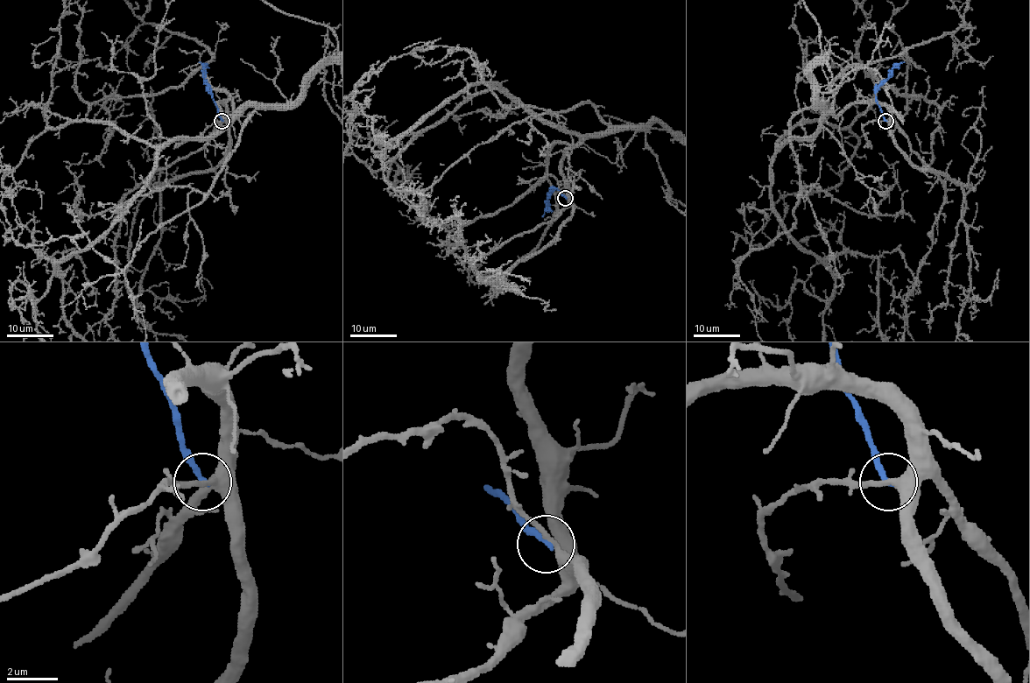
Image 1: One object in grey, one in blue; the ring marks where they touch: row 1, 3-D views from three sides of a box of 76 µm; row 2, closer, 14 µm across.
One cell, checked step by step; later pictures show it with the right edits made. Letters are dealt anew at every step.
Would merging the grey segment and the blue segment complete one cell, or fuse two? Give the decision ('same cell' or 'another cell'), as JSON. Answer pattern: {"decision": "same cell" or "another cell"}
{"decision": "another cell"}

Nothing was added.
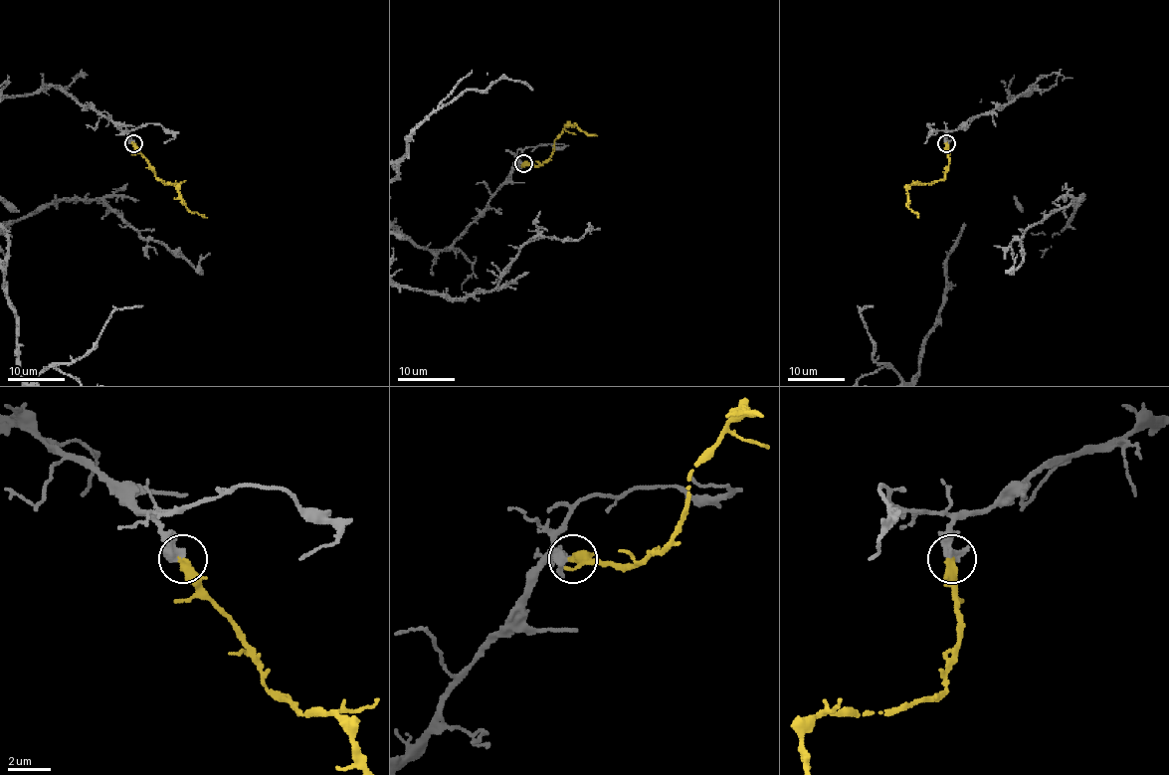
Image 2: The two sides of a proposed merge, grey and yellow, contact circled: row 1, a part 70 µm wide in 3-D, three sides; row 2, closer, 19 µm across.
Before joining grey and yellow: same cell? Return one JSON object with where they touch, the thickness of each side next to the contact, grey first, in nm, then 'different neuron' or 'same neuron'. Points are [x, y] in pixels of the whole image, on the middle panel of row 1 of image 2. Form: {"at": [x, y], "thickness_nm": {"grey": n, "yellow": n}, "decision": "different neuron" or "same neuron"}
{"at": [523, 163], "thickness_nm": {"grey": 320, "yellow": 400}, "decision": "same neuron"}

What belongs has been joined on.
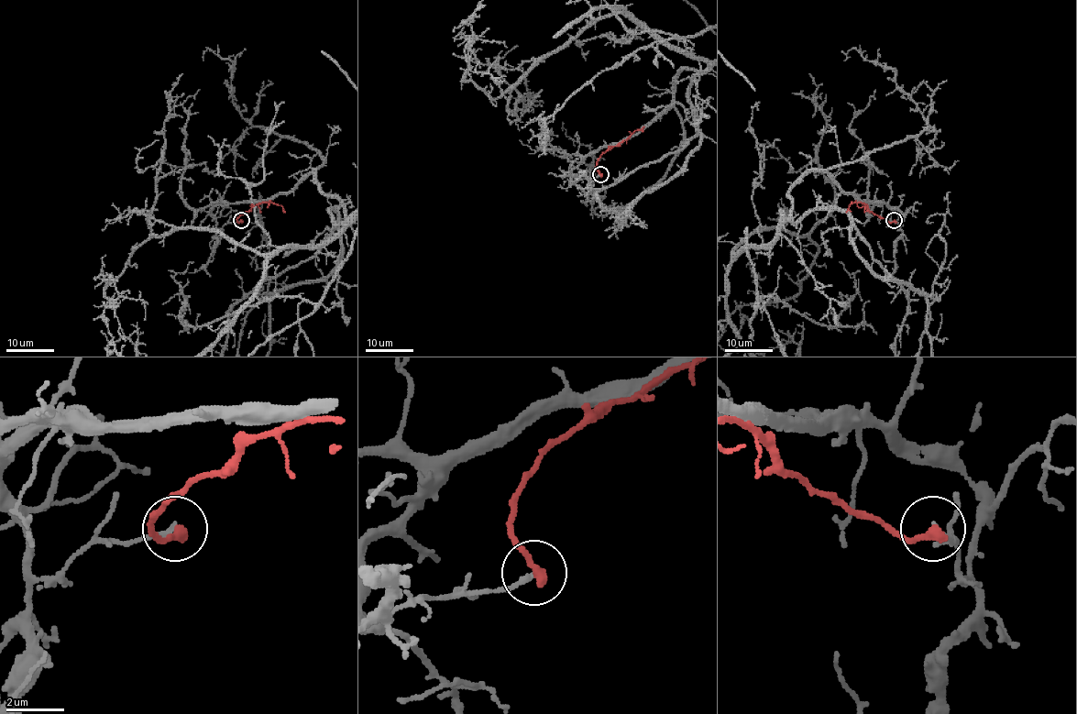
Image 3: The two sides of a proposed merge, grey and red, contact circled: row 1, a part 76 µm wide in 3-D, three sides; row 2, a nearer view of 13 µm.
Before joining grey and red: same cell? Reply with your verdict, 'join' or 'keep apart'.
keep apart

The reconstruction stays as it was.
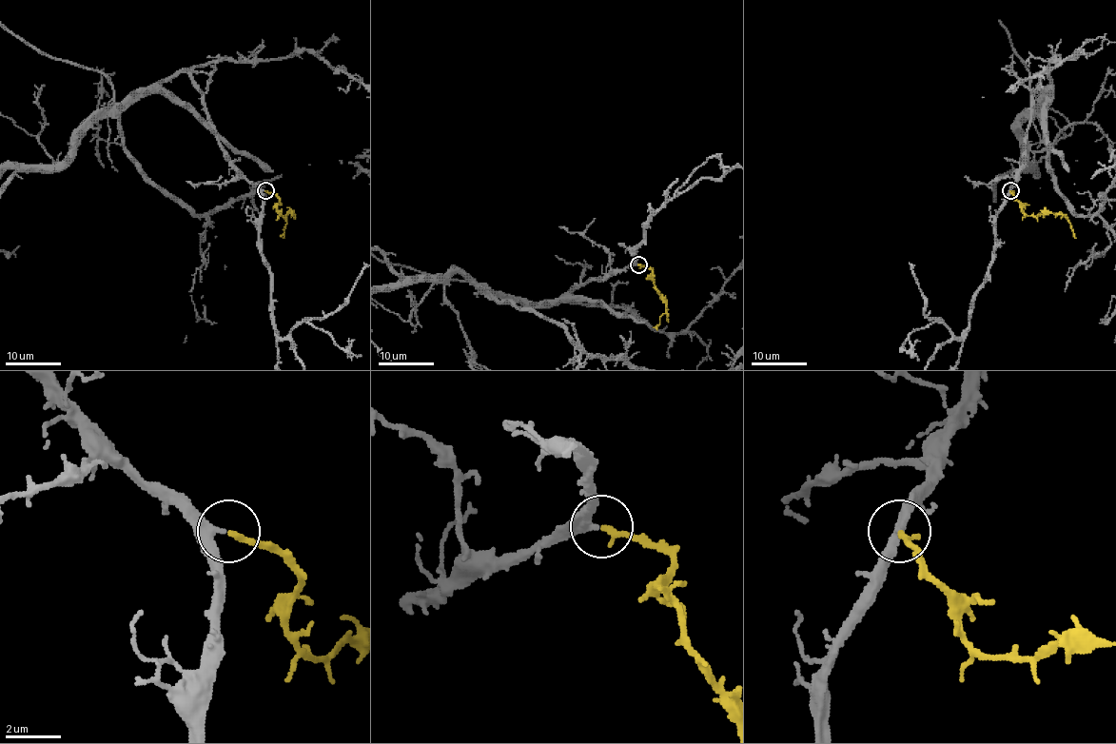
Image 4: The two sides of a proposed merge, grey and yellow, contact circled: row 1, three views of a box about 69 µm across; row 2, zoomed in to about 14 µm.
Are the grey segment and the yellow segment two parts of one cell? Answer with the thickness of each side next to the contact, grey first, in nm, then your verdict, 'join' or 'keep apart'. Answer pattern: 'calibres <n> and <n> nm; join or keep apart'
calibres 280 and 200 nm; join

